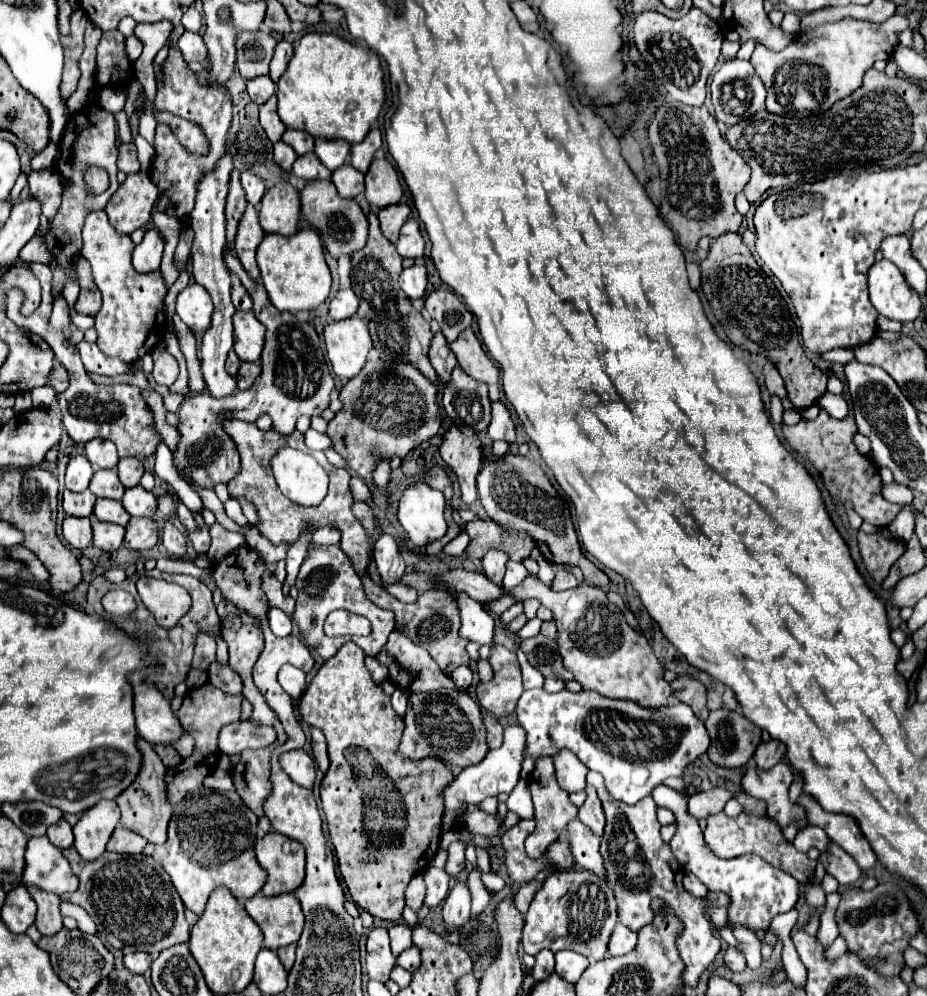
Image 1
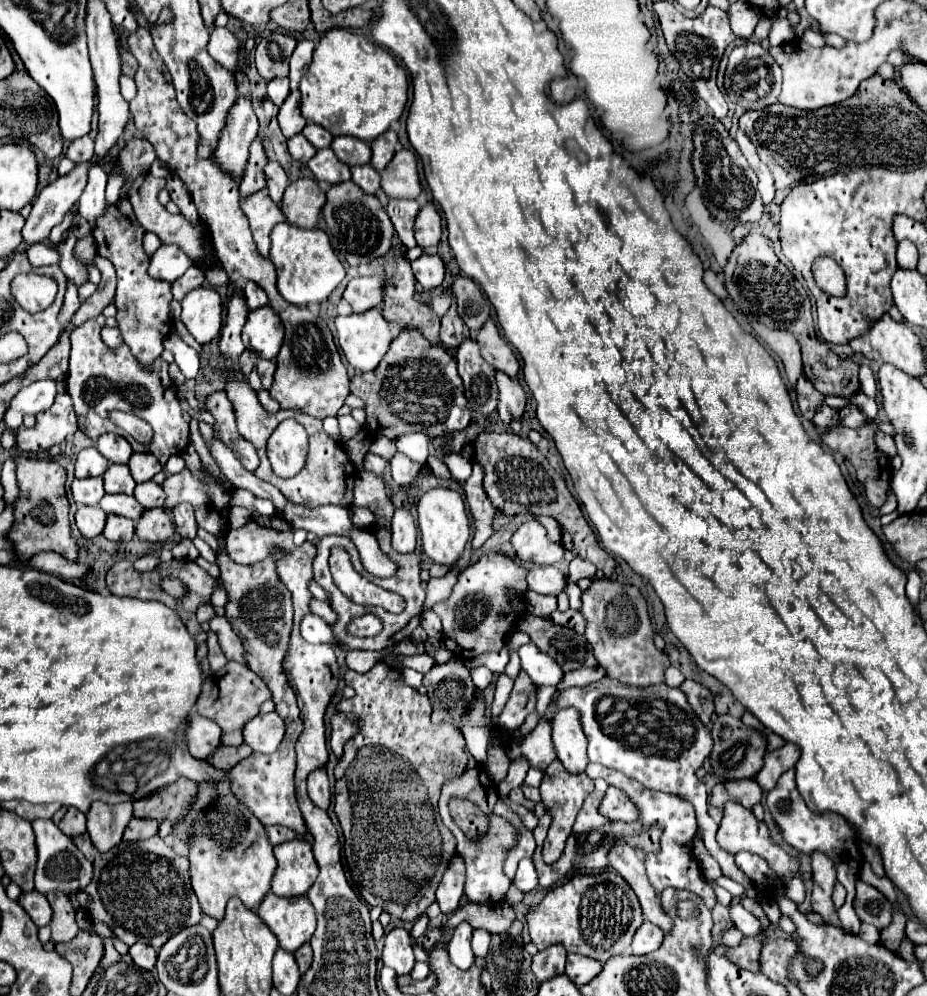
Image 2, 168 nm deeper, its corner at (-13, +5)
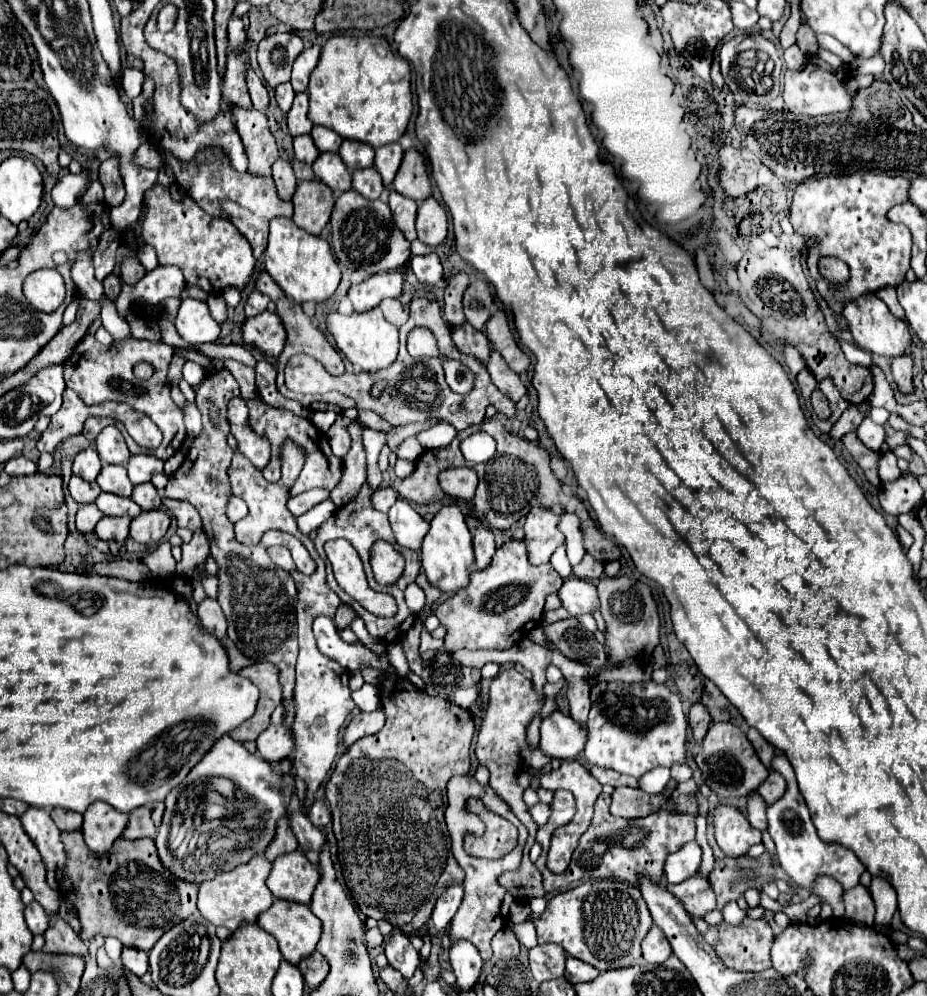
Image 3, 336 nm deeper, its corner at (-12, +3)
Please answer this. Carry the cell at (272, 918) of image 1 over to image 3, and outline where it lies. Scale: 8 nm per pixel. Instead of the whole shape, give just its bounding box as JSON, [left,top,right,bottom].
[257,899,321,965]

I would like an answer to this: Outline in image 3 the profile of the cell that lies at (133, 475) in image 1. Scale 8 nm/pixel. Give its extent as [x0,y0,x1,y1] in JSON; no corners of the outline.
[127,455,163,485]

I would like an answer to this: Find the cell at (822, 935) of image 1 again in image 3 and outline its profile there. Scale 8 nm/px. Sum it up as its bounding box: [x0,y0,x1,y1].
[767,757,865,893]

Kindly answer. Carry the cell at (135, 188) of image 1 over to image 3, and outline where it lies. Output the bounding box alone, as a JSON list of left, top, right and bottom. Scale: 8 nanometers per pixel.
[139,183,255,293]

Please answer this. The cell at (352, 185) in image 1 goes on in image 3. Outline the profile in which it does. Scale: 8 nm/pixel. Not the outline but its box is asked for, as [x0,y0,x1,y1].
[353,167,383,199]

